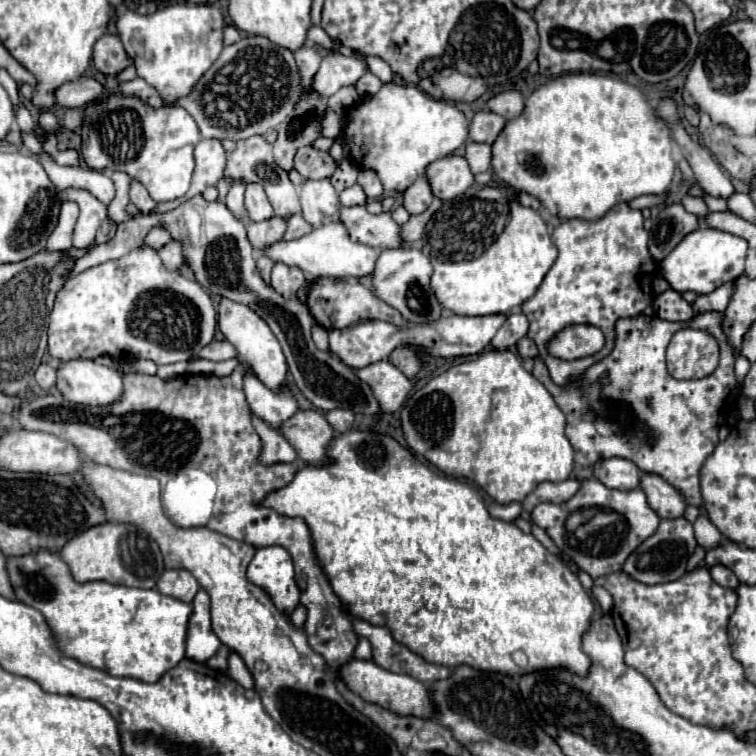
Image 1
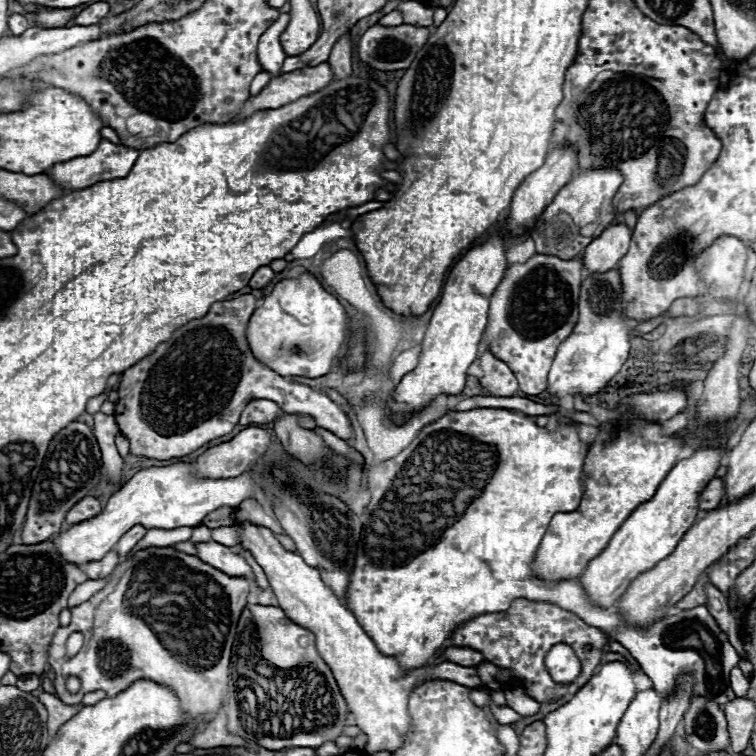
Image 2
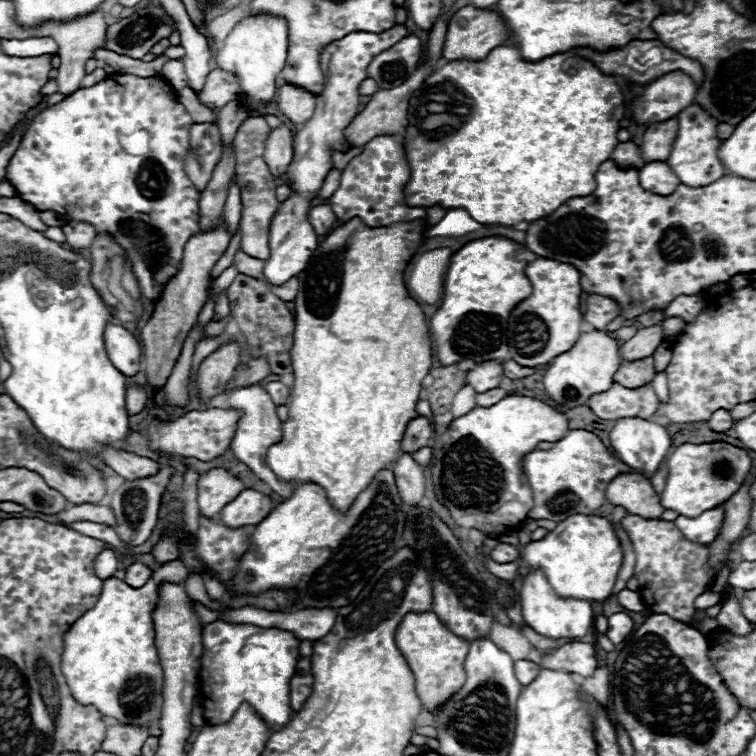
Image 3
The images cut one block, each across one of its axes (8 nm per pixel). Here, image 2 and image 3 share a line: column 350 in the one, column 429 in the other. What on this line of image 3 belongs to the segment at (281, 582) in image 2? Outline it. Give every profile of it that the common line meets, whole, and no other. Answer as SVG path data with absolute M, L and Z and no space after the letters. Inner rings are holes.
M422 612L422 614L406 614L406 618L400 622L396 630L396 646L408 660L414 678L416 678L416 694L422 700L422 706L428 712L436 712L442 708L466 682L464 672L464 660L470 648L468 640L462 640L454 636L434 612Z

